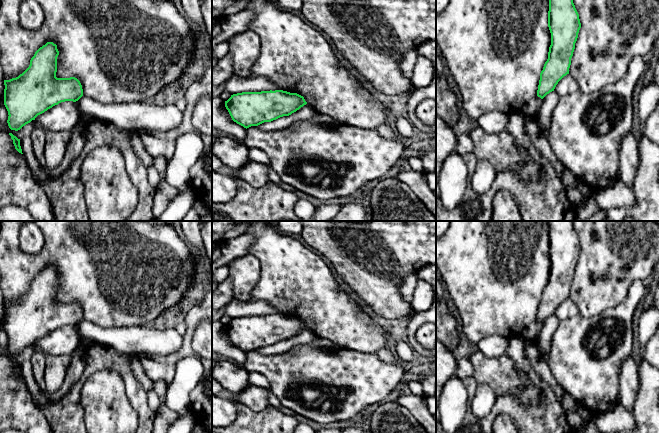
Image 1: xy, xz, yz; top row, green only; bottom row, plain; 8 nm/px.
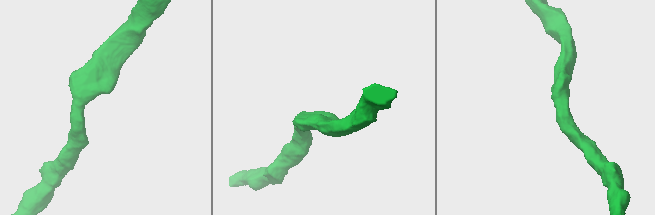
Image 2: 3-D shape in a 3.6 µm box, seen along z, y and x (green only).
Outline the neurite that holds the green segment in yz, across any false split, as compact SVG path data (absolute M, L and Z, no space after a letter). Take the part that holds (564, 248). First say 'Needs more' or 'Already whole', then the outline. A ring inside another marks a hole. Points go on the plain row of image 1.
Already whole. M573 221L548 222L548 251L551 257L551 269L548 283L540 297L537 320L541 323L554 315L558 306L569 298L571 282L581 252Z

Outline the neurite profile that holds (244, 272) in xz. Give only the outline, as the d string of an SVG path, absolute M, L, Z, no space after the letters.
M249 253L235 258L229 264L228 277L232 281L233 298L250 301L252 291L260 279L259 260Z

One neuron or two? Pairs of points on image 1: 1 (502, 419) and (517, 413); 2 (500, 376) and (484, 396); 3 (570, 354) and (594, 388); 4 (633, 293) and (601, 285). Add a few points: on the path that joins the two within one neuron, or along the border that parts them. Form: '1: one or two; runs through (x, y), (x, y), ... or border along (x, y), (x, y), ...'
1: two; border along (513, 421), (508, 415), (499, 414), (492, 422)
2: two; border along (477, 383), (486, 383), (497, 395)
3: one; runs through (578, 362), (590, 374), (592, 380)
4: two; border along (642, 280), (634, 280), (627, 295), (610, 307)

